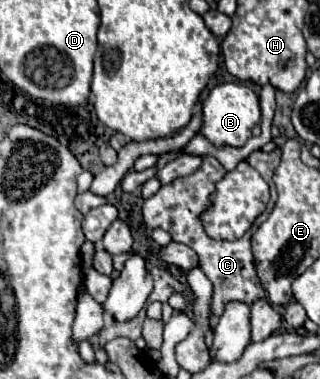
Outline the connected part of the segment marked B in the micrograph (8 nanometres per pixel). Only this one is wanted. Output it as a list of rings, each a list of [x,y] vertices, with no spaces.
[[[223,83],[211,89],[209,97],[203,103],[203,127],[201,135],[205,135],[213,145],[233,145],[241,147],[251,137],[251,129],[261,121],[259,97],[249,85],[241,83]]]

